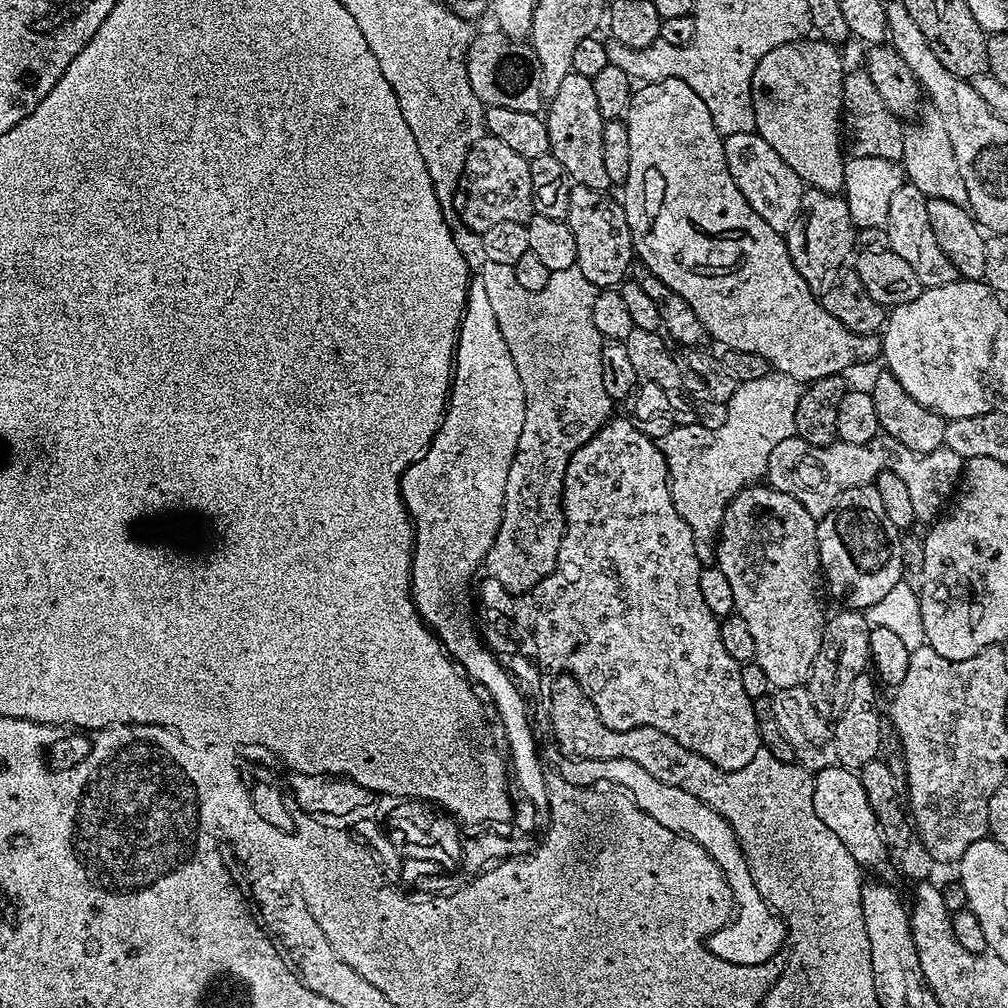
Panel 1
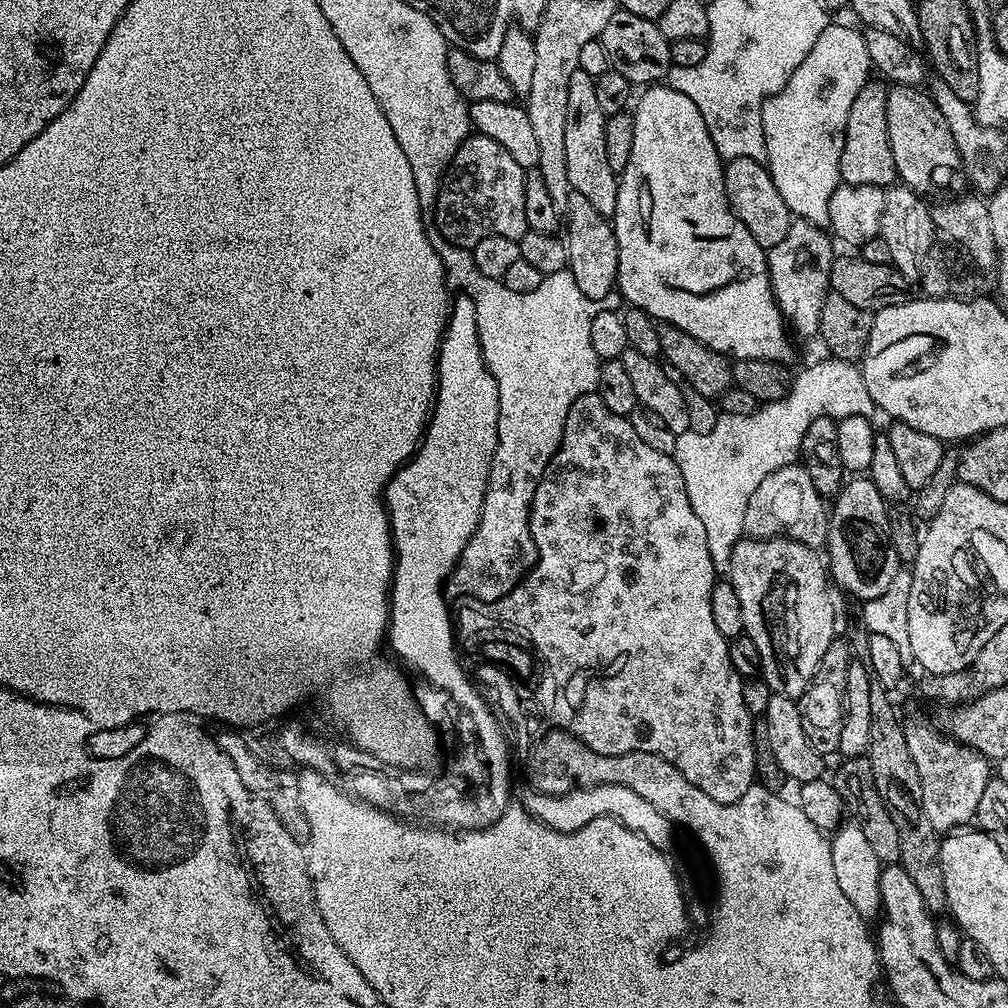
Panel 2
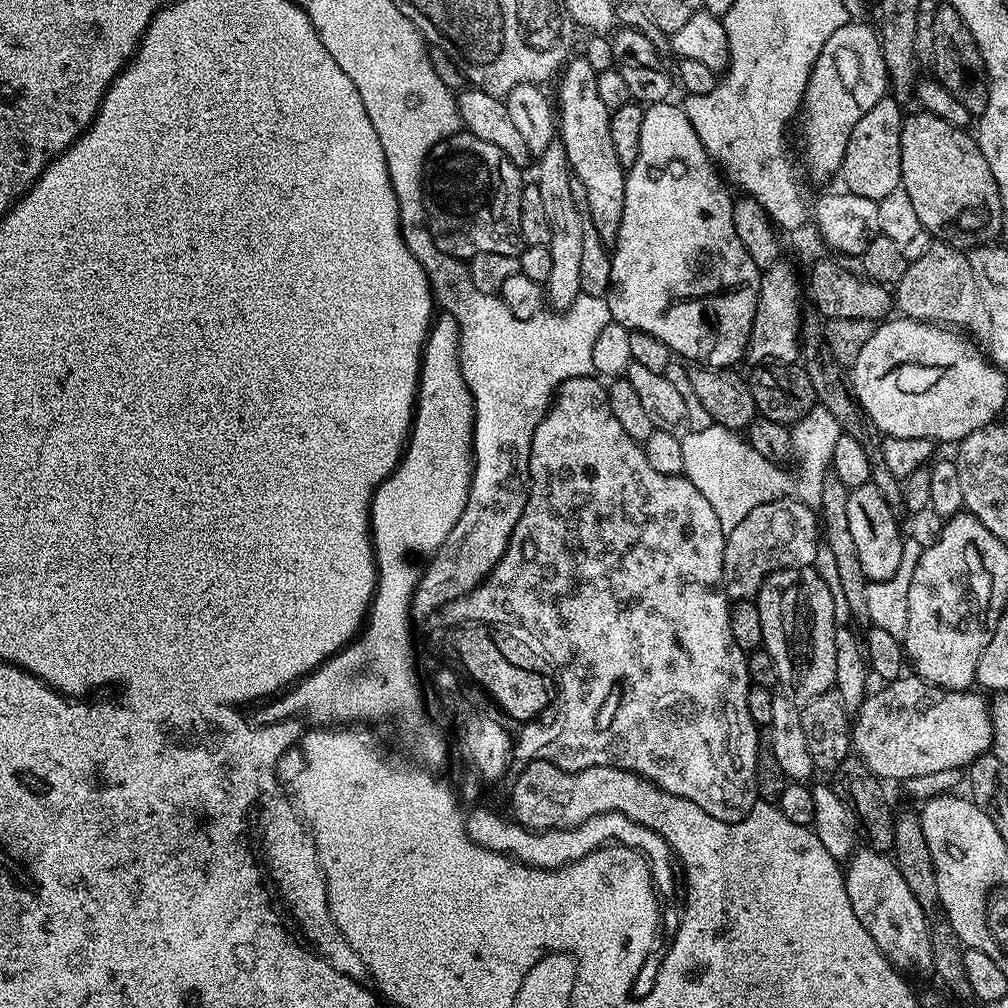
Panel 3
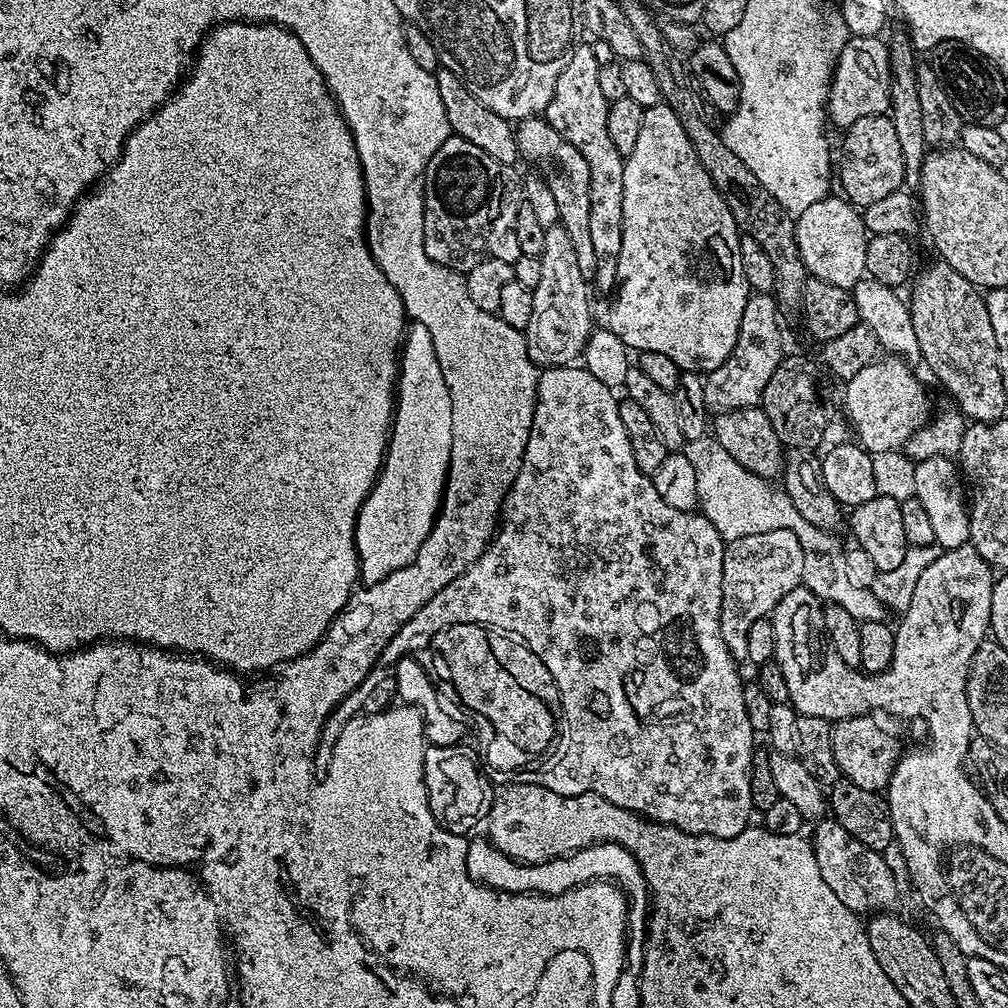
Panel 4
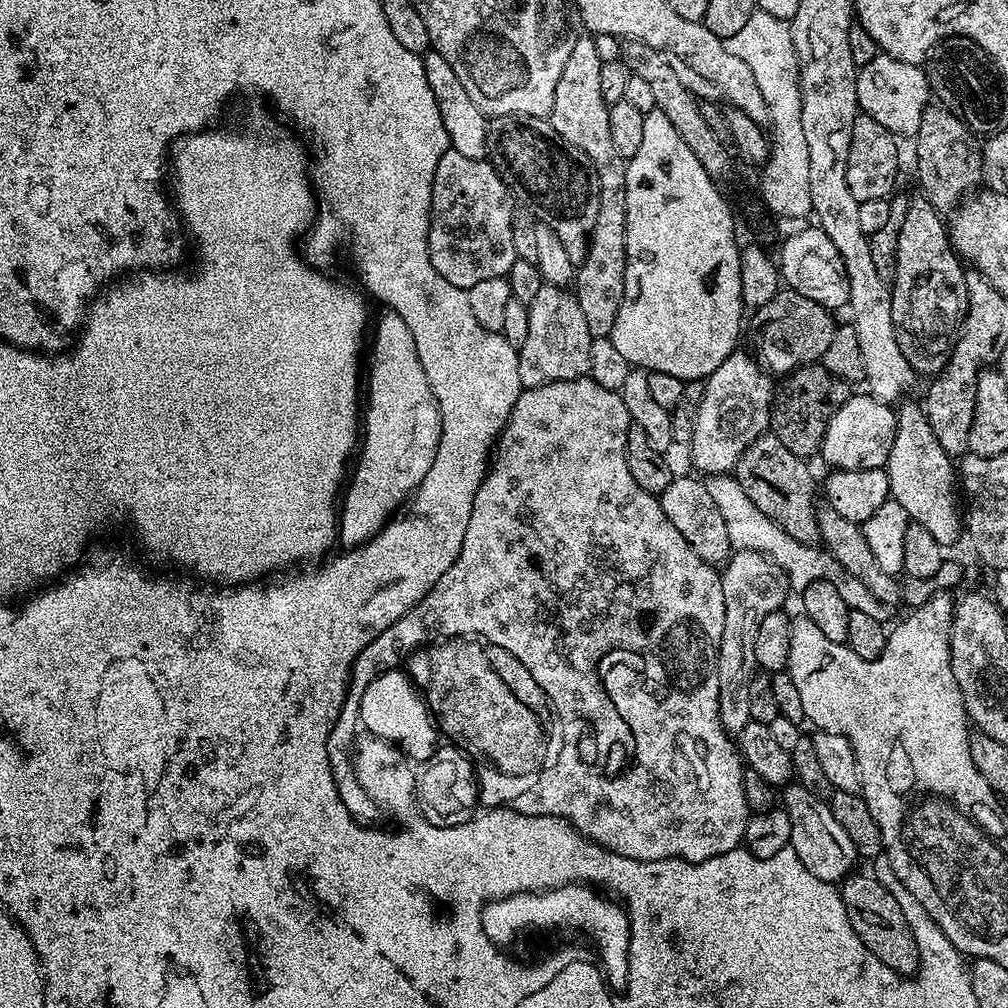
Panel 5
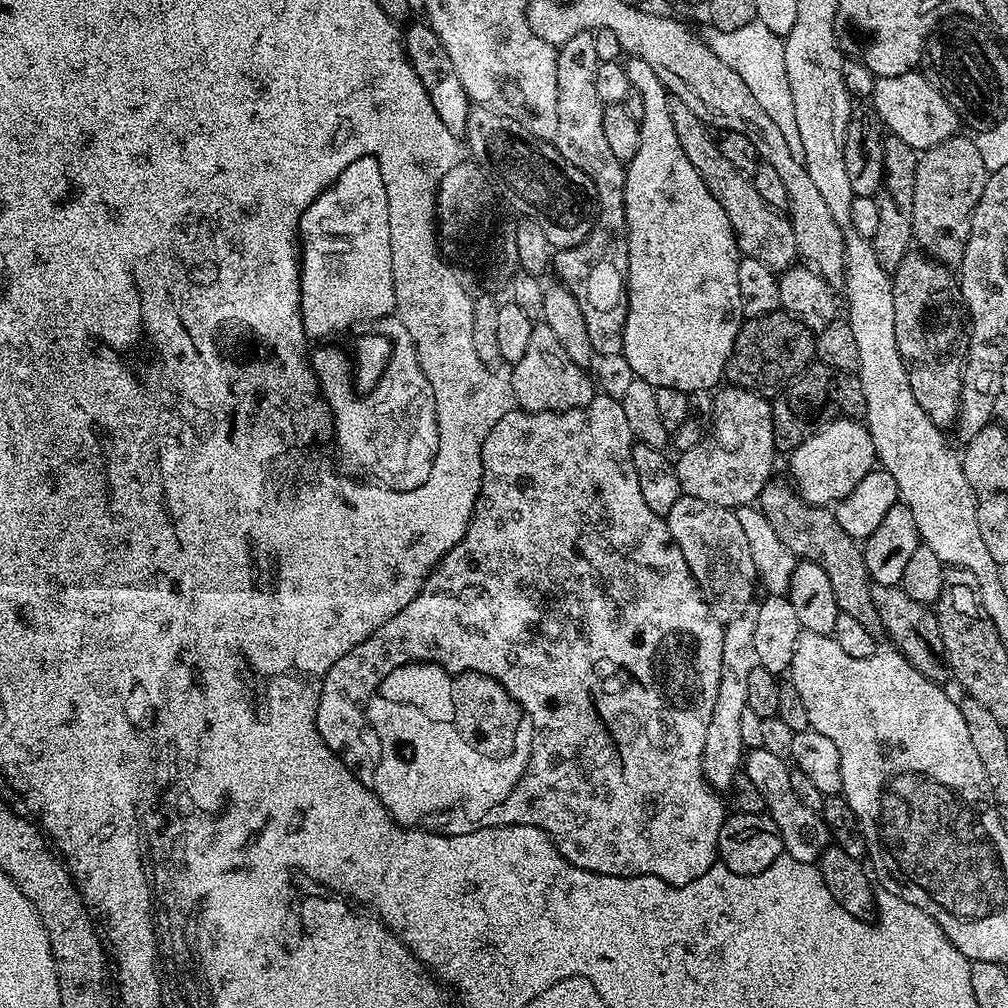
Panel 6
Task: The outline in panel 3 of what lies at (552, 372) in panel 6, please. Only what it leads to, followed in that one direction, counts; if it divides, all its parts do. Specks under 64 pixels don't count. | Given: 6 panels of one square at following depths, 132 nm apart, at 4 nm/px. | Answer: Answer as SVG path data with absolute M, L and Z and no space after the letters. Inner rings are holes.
M553 142L535 161L536 176L534 183L542 194L542 203L546 209L546 219L550 222L551 269L546 285L546 300L553 309L570 308L574 298L581 295L580 279L582 278L582 218L572 193L573 176L570 173L566 150L563 144Z

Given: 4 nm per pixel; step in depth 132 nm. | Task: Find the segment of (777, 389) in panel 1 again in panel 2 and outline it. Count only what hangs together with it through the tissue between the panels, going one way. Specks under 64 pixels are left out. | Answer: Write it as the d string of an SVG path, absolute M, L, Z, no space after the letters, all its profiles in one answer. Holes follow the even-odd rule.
M823 359L809 368L802 369L797 376L795 373L788 393L782 399L761 403L754 412L717 415L716 425L714 430L710 430L710 434L694 434L687 431L679 433L676 437L674 459L678 470L682 470L682 482L686 482L690 506L694 506L694 514L698 514L702 527L706 529L706 546L710 550L710 559L717 573L727 573L732 565L732 551L744 532L744 515L750 502L750 494L758 490L766 474L793 463L800 456L802 438L810 422L814 422L814 418L830 416L837 421L847 416L872 418L877 415L878 409L874 398L870 398L870 390L866 390L863 371L850 360Z

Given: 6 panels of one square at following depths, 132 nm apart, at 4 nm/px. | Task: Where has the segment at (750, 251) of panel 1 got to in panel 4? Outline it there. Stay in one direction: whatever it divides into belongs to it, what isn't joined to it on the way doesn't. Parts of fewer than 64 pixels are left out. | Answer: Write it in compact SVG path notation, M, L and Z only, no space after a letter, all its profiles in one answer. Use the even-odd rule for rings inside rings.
M658 103L644 110L642 118L642 131L638 134L638 142L634 145L634 154L630 154L624 161L622 174L622 250L618 254L618 274L616 287L611 297L612 309L608 312L607 327L612 329L618 338L629 350L637 353L653 352L666 354L676 365L685 372L699 372L707 374L714 371L734 350L734 342L738 342L738 326L742 326L742 314L746 310L746 302L750 289L746 282L746 274L742 270L742 254L740 253L740 237L742 233L737 228L734 218L720 192L715 188L710 178L699 161L695 148L682 130L674 110L666 103Z

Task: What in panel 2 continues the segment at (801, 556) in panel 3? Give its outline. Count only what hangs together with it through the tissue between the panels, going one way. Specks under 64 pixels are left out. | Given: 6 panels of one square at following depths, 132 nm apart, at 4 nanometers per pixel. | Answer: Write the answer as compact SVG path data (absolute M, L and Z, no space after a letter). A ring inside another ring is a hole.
M793 462L766 474L758 490L750 494L744 515L744 532L752 538L776 538L783 533L789 540L820 550L828 543L829 515L829 505L814 486L810 474L799 463Z

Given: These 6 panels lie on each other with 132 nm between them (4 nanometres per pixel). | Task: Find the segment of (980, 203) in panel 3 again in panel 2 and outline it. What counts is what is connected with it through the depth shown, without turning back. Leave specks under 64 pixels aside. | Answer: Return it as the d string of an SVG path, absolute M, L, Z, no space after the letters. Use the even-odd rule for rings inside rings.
M893 83L888 89L886 98L886 130L890 134L890 146L894 150L894 166L897 177L913 192L928 194L935 184L948 184L952 180L952 171L961 167L958 146L954 144L954 134L950 134L950 126L946 118L942 118L942 110L932 101L931 95L919 87Z

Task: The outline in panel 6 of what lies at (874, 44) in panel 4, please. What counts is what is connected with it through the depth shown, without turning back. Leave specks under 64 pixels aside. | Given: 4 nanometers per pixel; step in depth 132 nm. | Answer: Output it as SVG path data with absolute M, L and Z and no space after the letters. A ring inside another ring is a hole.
M913 70L901 76L882 76L877 79L874 90L870 97L871 107L874 109L879 121L891 135L897 136L906 142L906 145L917 149L925 150L930 147L938 146L943 140L950 139L957 135L958 117L955 110L946 102L946 98L937 90L927 76L919 71Z

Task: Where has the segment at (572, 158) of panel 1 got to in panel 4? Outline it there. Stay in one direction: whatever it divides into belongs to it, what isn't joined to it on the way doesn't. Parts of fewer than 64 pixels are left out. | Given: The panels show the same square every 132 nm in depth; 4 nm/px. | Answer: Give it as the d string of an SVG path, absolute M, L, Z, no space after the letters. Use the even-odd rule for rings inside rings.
M577 43L566 70L558 74L558 86L554 86L554 98L542 113L547 120L590 166L590 238L596 255L596 279L594 288L611 293L616 287L618 274L618 254L622 250L622 174L625 156L618 154L610 133L606 130L606 114L610 101L602 95L598 82L601 64L594 58L591 43Z

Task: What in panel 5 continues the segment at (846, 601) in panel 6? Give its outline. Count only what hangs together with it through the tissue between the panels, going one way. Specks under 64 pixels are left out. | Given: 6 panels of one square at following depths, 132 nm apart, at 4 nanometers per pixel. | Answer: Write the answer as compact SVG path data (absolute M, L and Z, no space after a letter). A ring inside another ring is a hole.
M765 434L758 437L740 455L740 461L736 463L734 475L742 486L742 490L746 490L746 498L750 498L750 502L754 502L754 506L758 506L758 510L762 510L762 514L766 514L766 518L770 518L778 527L784 528L786 534L790 534L790 538L803 544L815 545L820 539L820 531L816 521L818 484L817 481L816 484L812 481L812 472L808 469L808 464L809 461L805 457L790 454L790 450L786 450L786 446L782 446L782 442L778 442L776 436Z

